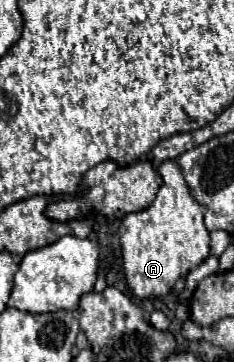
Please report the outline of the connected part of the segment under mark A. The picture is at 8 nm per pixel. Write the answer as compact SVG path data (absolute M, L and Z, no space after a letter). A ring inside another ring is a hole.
M167 159L157 167L163 179L153 203L135 213L127 213L119 225L123 267L127 283L137 297L165 297L175 281L203 263L209 255L209 231L203 225L205 207L193 199L177 161Z

